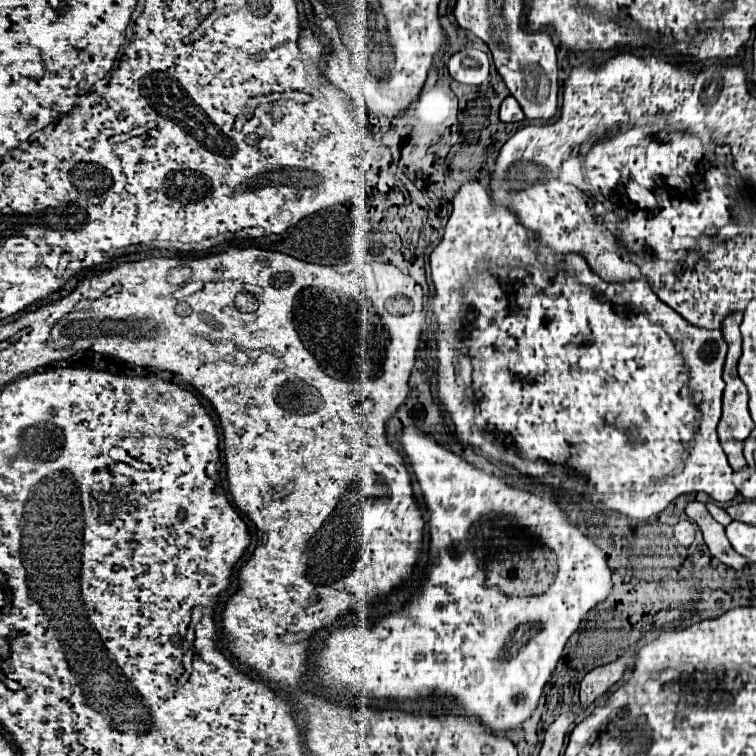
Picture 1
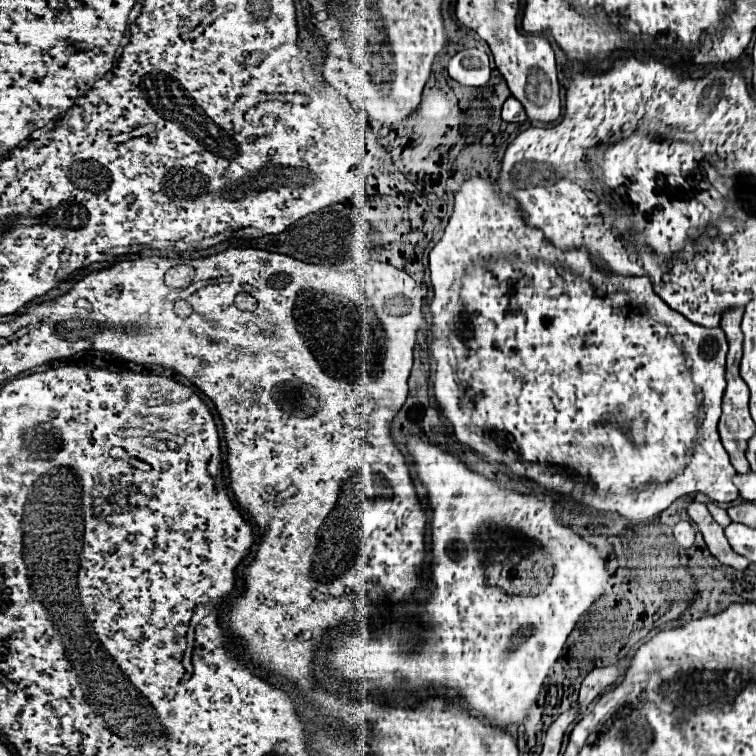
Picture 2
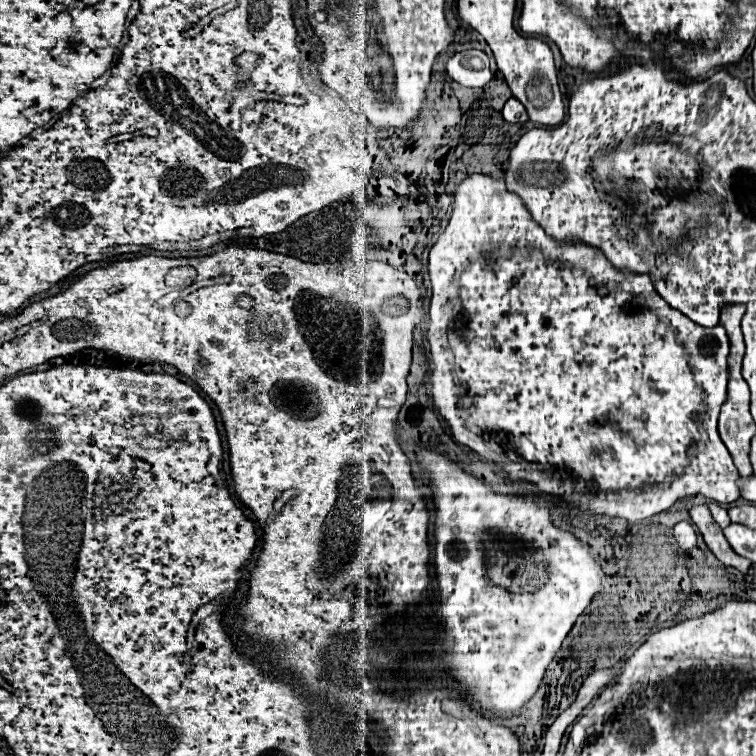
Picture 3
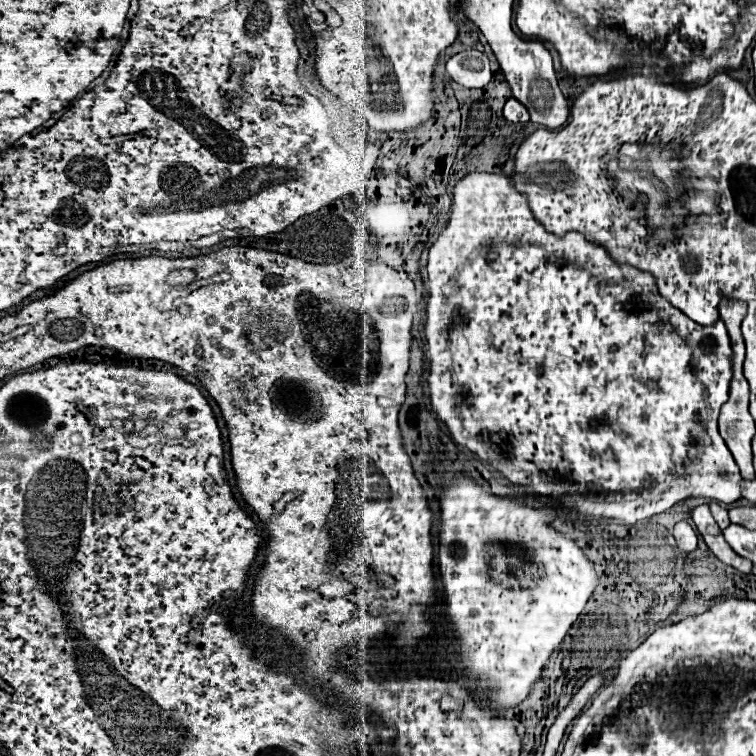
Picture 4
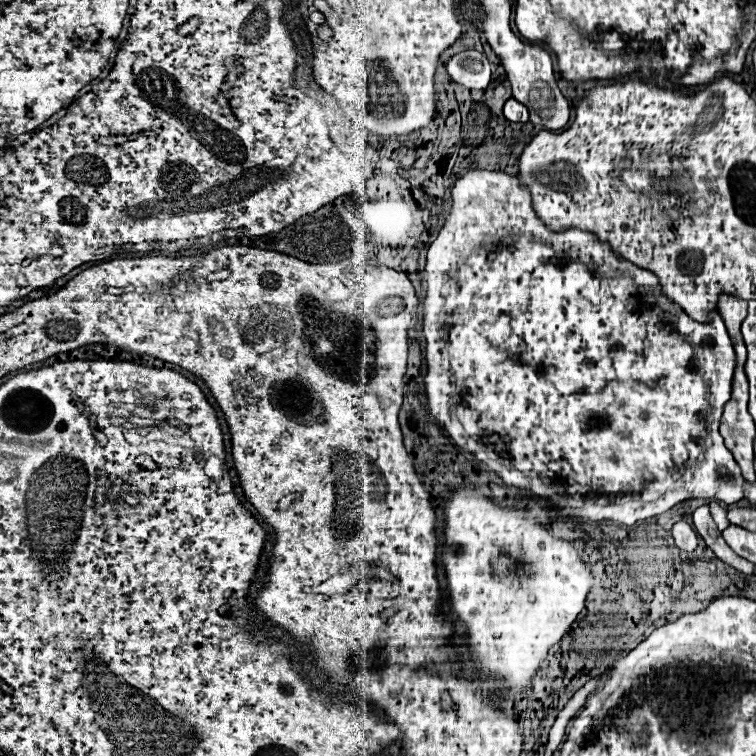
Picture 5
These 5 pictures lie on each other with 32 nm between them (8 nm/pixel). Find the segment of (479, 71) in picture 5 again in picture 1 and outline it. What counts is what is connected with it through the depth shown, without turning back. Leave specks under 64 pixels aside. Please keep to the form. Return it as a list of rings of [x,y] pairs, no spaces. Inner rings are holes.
[[[466,48],[456,52],[450,62],[448,62],[448,72],[454,80],[462,84],[472,84],[478,86],[488,78],[490,72],[490,62],[486,52],[476,50],[476,48]]]

